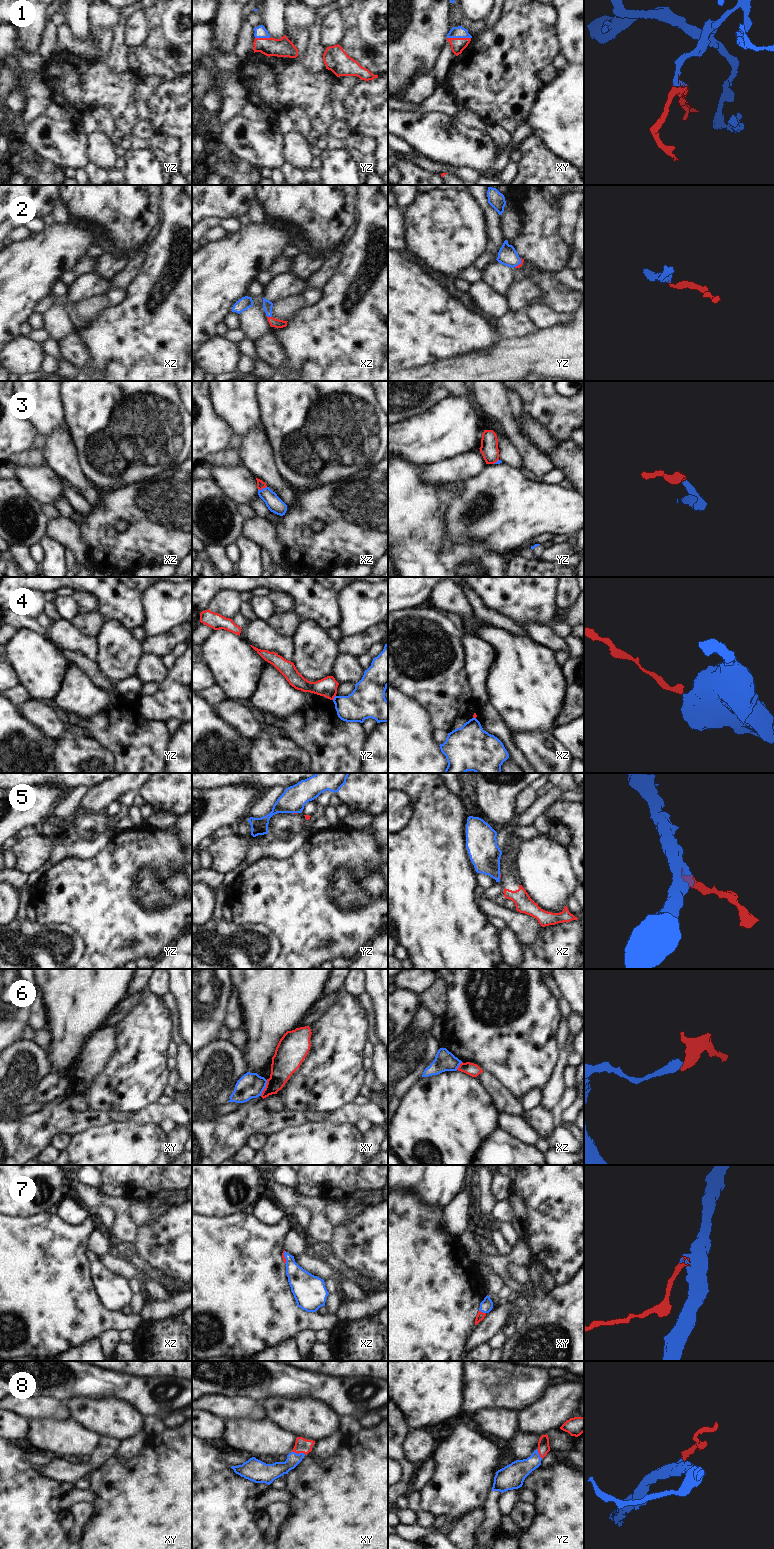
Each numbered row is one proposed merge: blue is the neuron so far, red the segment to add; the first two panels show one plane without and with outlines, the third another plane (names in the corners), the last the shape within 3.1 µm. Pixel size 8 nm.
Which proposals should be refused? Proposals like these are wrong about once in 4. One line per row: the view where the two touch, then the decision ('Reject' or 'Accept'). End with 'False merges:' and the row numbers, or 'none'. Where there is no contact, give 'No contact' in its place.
1: Touches blue in xy. Accept
2: Touches blue in xz. Accept
3: Touches blue in xz. Accept
4: Touches blue in yz. Reject
5: Touches blue in yz. Reject
6: Touches blue in xy. Reject
7: Touches blue in xy. Accept
8: Touches blue in xy. Accept
False merges: 4, 5, 6.

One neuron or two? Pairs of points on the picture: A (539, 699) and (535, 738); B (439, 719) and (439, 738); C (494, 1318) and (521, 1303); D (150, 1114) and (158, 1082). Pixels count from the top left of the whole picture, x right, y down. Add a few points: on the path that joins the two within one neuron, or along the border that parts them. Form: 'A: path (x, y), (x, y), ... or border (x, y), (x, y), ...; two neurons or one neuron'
A: border (512, 730), (550, 731); two neurons
B: border (433, 727), (444, 729), (448, 732); two neurons
C: border (509, 1299), (518, 1310); two neurons
D: border (156, 1101), (132, 1114); two neurons

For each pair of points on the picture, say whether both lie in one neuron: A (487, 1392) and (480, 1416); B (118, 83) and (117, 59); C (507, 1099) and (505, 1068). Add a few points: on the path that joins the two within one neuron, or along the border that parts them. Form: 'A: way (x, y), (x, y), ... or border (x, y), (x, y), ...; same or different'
A: border (506, 1409), (480, 1409), (470, 1417); different
B: border (105, 61), (117, 72), (129, 69); different
C: border (488, 1072), (519, 1099); different

